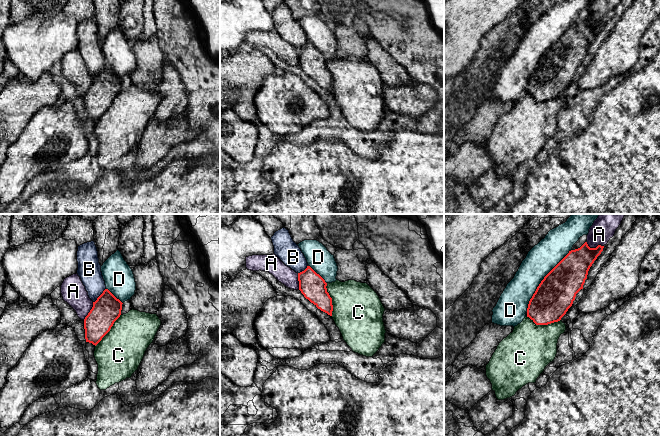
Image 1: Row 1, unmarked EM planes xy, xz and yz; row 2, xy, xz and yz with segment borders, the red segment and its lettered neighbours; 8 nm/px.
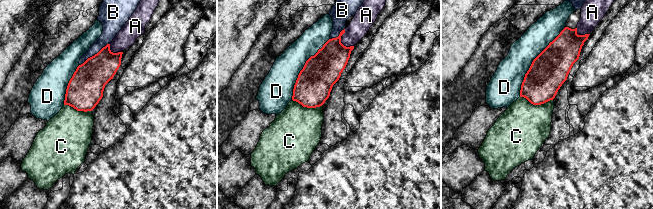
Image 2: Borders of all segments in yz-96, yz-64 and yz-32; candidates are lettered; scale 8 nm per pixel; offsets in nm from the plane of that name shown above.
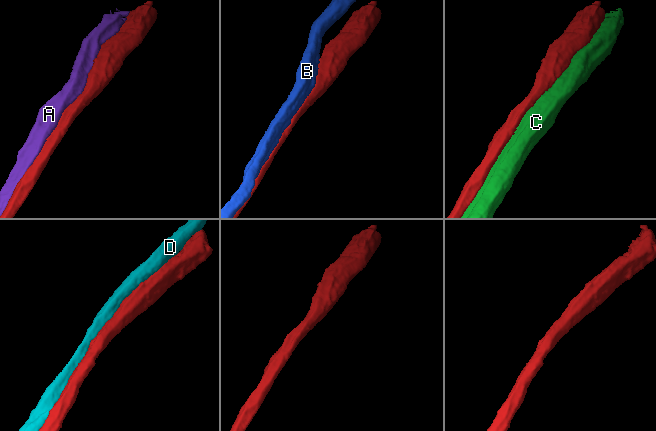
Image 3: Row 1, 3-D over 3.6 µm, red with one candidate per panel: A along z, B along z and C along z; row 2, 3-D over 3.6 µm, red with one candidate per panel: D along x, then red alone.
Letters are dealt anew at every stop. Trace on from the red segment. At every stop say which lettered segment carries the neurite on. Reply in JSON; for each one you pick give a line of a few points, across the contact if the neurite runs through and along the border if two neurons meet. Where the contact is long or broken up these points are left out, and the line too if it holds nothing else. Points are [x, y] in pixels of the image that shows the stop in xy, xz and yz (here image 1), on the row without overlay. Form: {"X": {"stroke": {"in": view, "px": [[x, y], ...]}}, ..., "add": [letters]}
{"add": []}

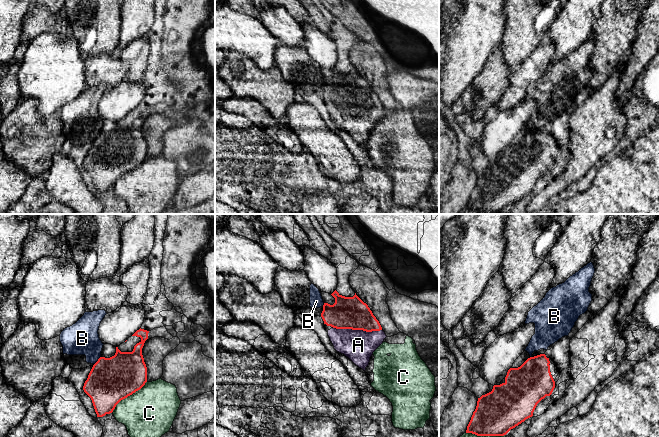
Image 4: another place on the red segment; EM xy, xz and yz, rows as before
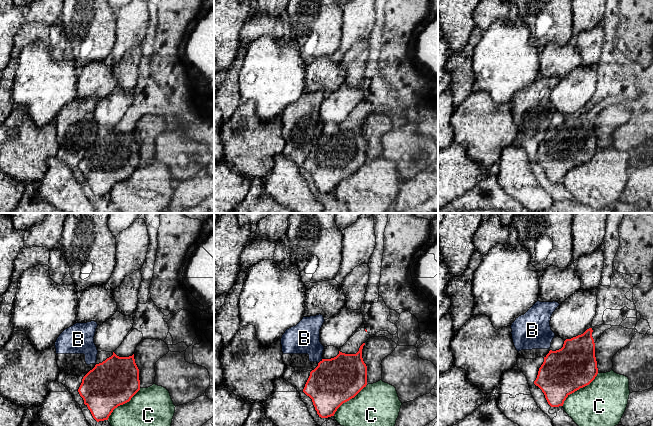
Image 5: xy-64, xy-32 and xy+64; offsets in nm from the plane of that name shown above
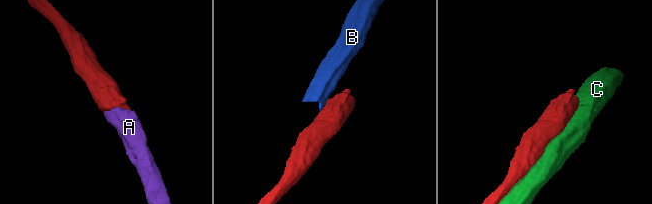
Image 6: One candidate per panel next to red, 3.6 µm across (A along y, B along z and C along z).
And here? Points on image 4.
{"A": {"stroke": {"in": "xz", "px": [[352, 89], [352, 97], [357, 105], [358, 121]]}}, "add": ["A"]}

